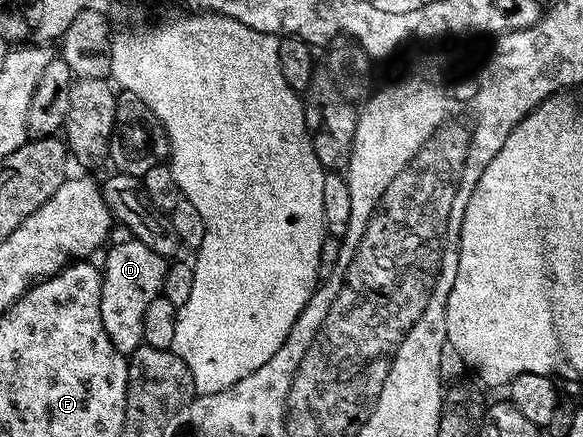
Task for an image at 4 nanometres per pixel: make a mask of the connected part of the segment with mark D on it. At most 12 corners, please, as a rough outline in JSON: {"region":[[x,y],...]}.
{"region":[[133,237],[109,248],[100,321],[128,357],[161,296],[163,256]]}

